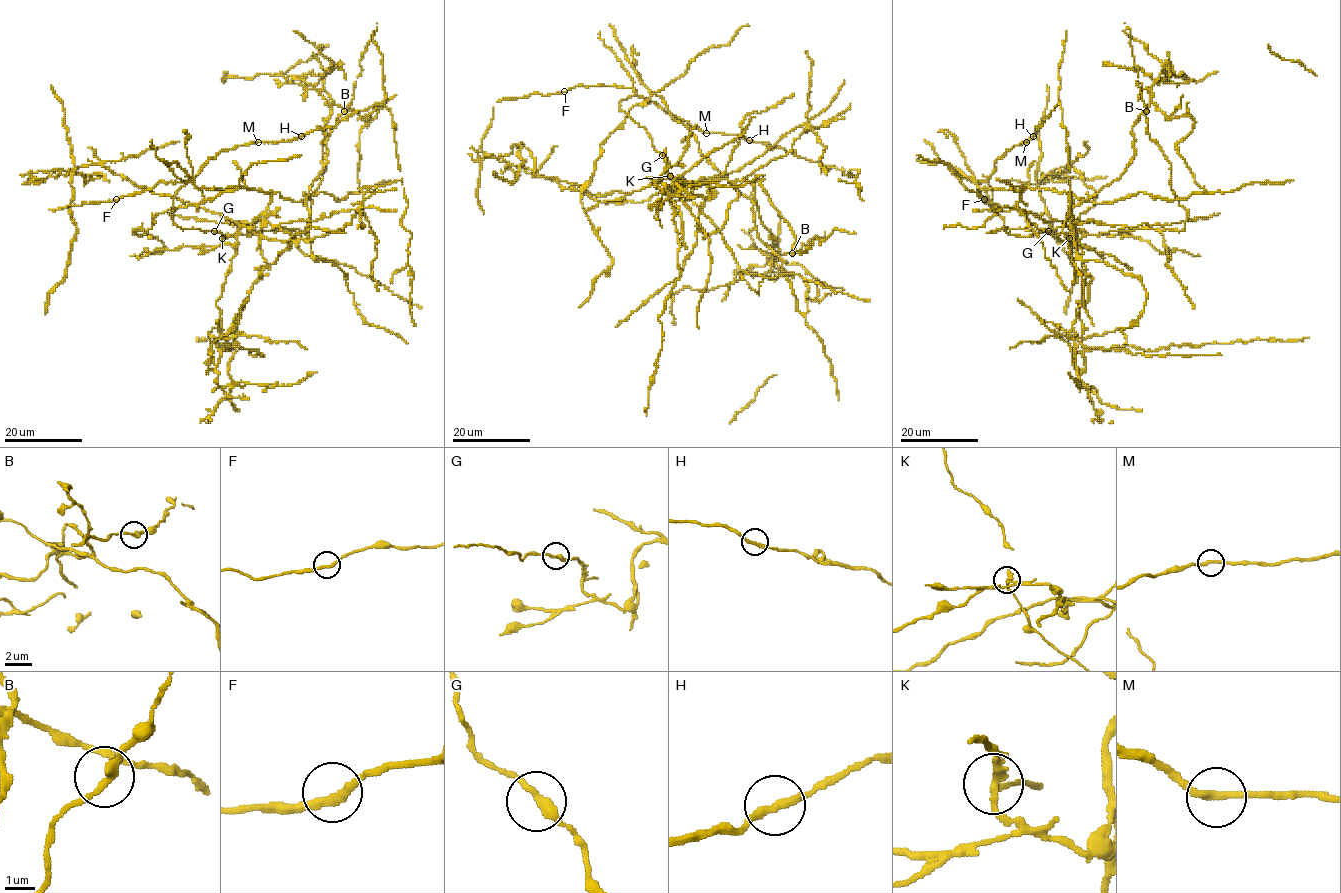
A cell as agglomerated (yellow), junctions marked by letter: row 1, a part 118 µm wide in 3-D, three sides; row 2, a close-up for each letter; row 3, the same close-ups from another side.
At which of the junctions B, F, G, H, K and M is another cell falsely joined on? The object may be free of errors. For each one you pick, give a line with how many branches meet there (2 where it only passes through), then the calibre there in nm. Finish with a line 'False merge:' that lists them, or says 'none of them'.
K: 2 | 260 nm
False merge: K

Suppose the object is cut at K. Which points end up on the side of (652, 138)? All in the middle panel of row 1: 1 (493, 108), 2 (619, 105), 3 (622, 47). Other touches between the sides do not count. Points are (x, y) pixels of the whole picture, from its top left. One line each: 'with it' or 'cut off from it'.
1: cut off from it
2: with it
3: cut off from it

